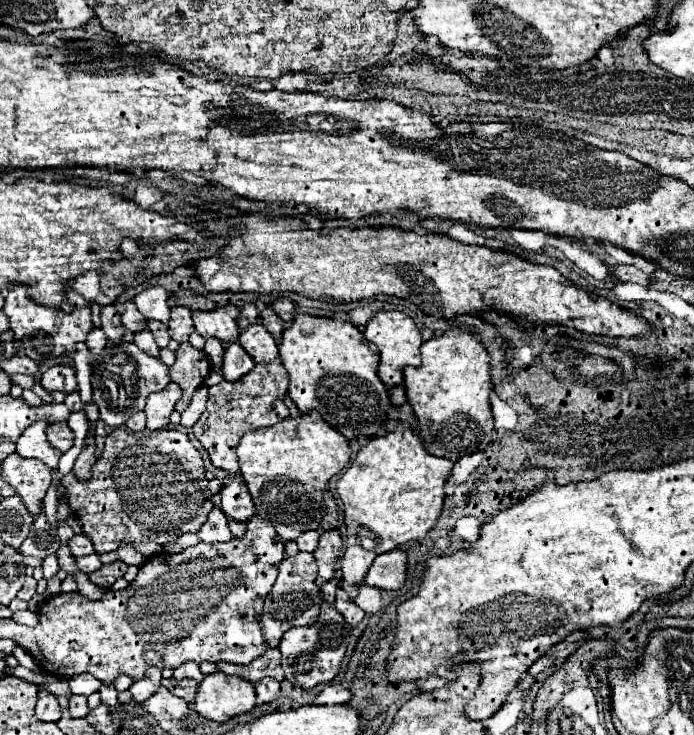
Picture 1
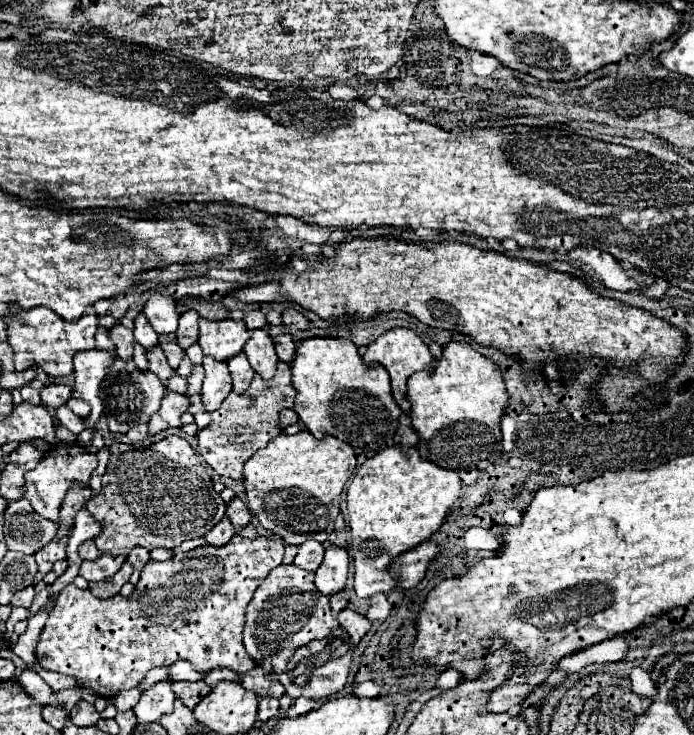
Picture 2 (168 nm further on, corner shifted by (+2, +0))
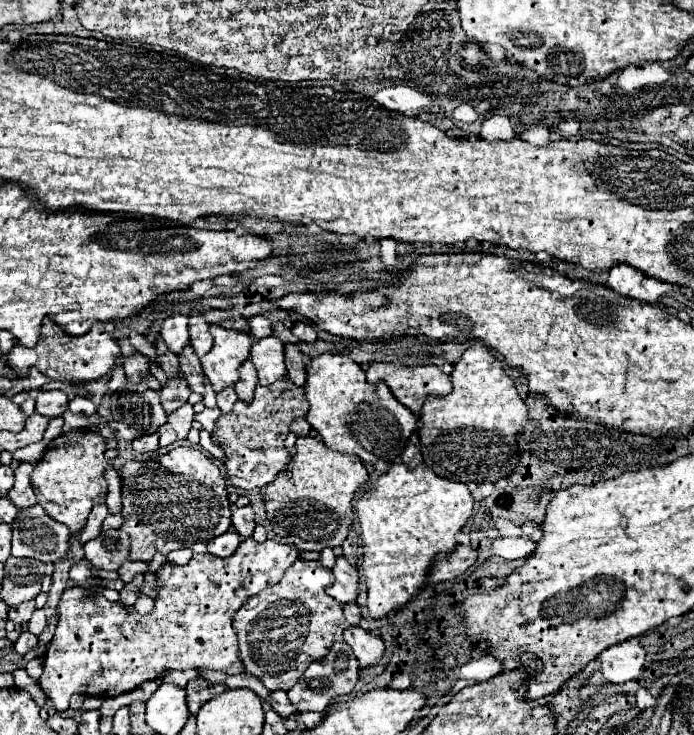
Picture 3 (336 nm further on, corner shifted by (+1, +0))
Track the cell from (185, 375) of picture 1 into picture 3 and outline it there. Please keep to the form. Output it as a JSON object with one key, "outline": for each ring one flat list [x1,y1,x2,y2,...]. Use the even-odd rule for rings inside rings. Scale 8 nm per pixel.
{"outline":[[205,408,201,414,197,414,195,416,195,420,197,422,201,422,203,426,205,426,205,430,213,436,213,430,215,430,215,422,219,420,219,416,221,416,221,412,215,408,215,410,211,410,211,408]]}

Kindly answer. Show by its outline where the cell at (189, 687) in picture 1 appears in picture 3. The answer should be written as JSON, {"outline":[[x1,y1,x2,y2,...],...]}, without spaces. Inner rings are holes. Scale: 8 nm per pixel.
{"outline":[[195,678,191,680,187,686,187,702,189,702,189,712,195,716,199,712,199,708,211,700,215,694,221,694,227,690,225,684,211,684,205,678]]}

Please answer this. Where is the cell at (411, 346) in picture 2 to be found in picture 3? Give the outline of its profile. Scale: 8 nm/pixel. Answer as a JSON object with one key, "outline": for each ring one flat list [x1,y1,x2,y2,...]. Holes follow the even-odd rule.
{"outline":[[379,362,369,366,367,380,371,384,385,382,393,396,413,414,421,412,421,406,429,396,447,396,453,390,449,376,445,376,439,366,407,368]]}

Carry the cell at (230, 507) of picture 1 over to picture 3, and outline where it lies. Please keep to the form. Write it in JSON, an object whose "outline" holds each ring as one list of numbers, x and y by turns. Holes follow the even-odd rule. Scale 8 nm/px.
{"outline":[[251,506,237,508,233,512,233,528,235,528,235,532,241,538,249,538,253,534,253,530,255,530,255,516,253,516]]}

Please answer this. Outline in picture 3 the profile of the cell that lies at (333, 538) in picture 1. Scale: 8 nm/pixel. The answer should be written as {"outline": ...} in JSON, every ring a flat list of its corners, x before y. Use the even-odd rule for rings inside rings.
{"outline":[[345,556,337,558,333,574,335,574,335,584,331,588,327,588,327,594,331,598,335,598,339,604,357,602,357,596,359,596,359,572,345,560]]}

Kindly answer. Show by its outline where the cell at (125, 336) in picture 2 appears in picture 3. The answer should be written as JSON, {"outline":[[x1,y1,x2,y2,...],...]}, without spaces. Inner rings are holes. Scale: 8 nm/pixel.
{"outline":[[135,354,135,356,125,358,123,368,125,368,125,374,131,382,141,382,141,378,149,374,149,360,141,354]]}

